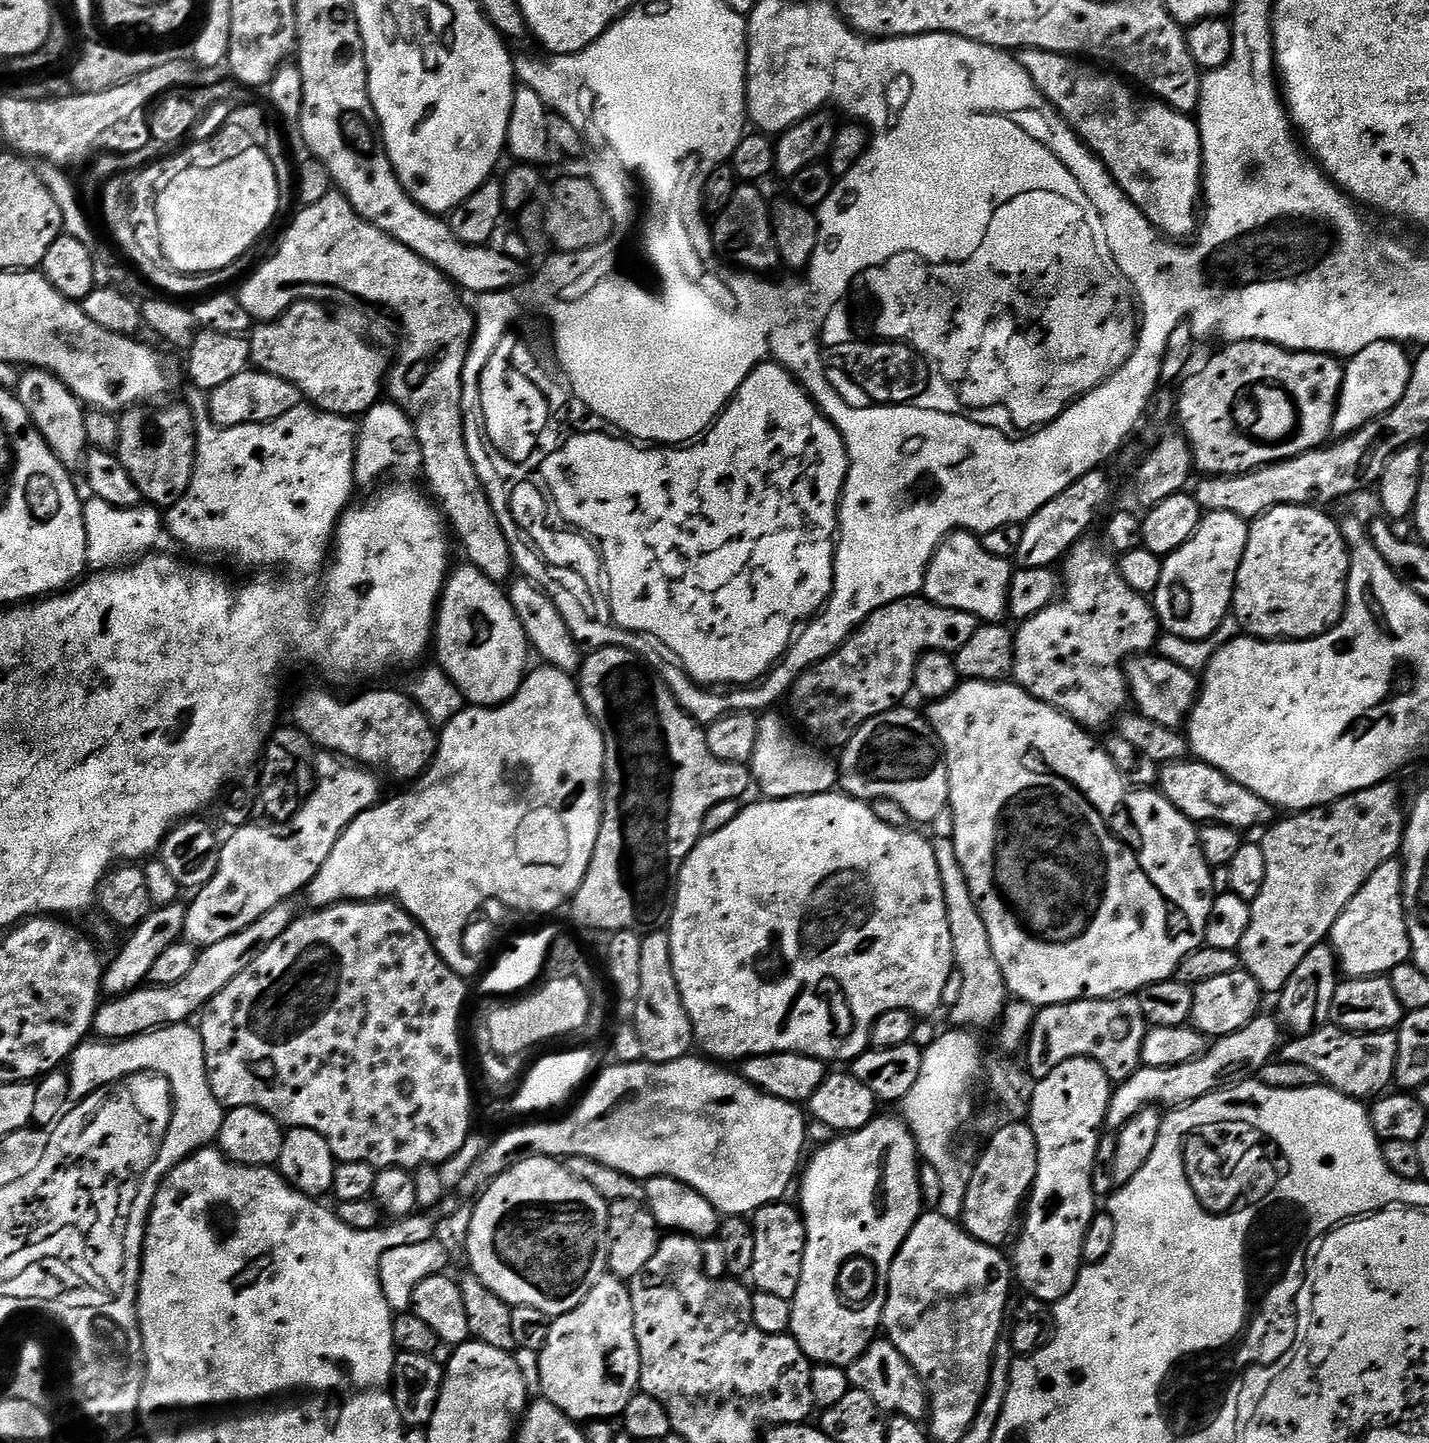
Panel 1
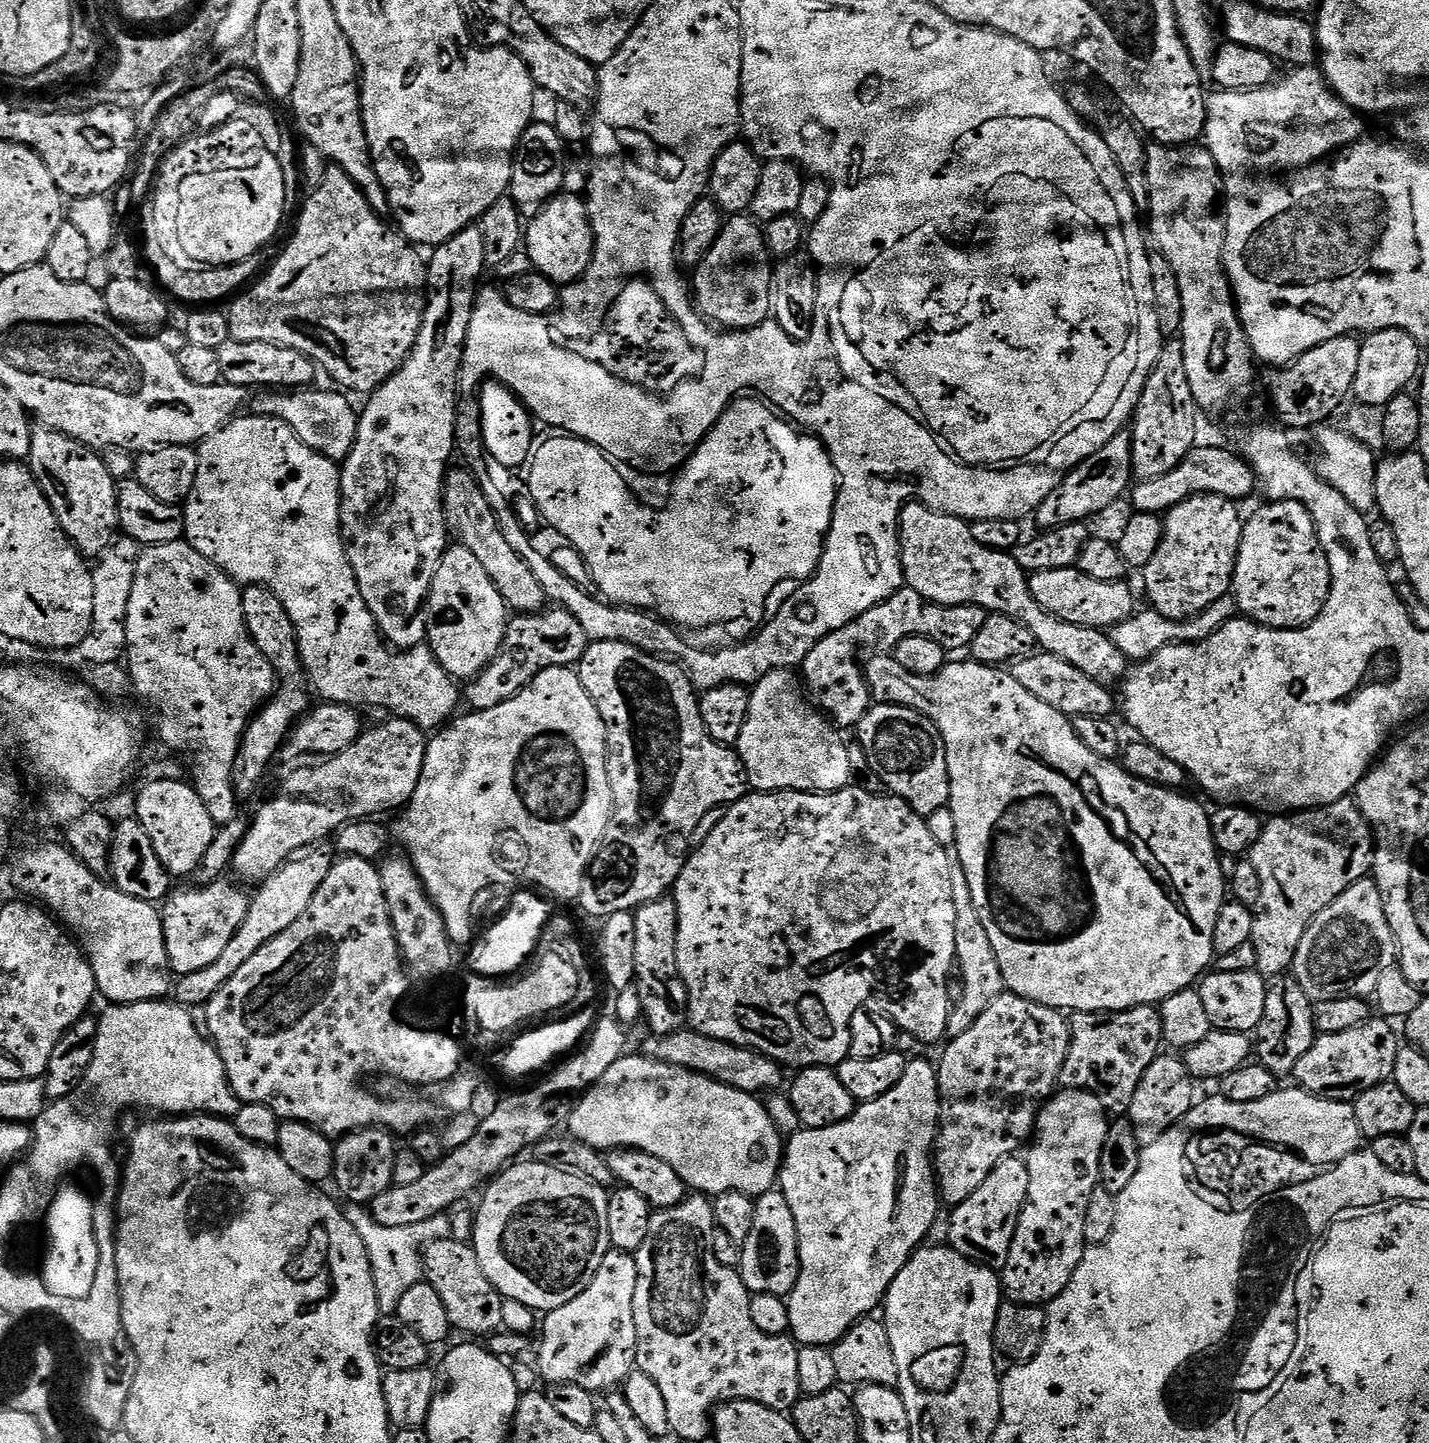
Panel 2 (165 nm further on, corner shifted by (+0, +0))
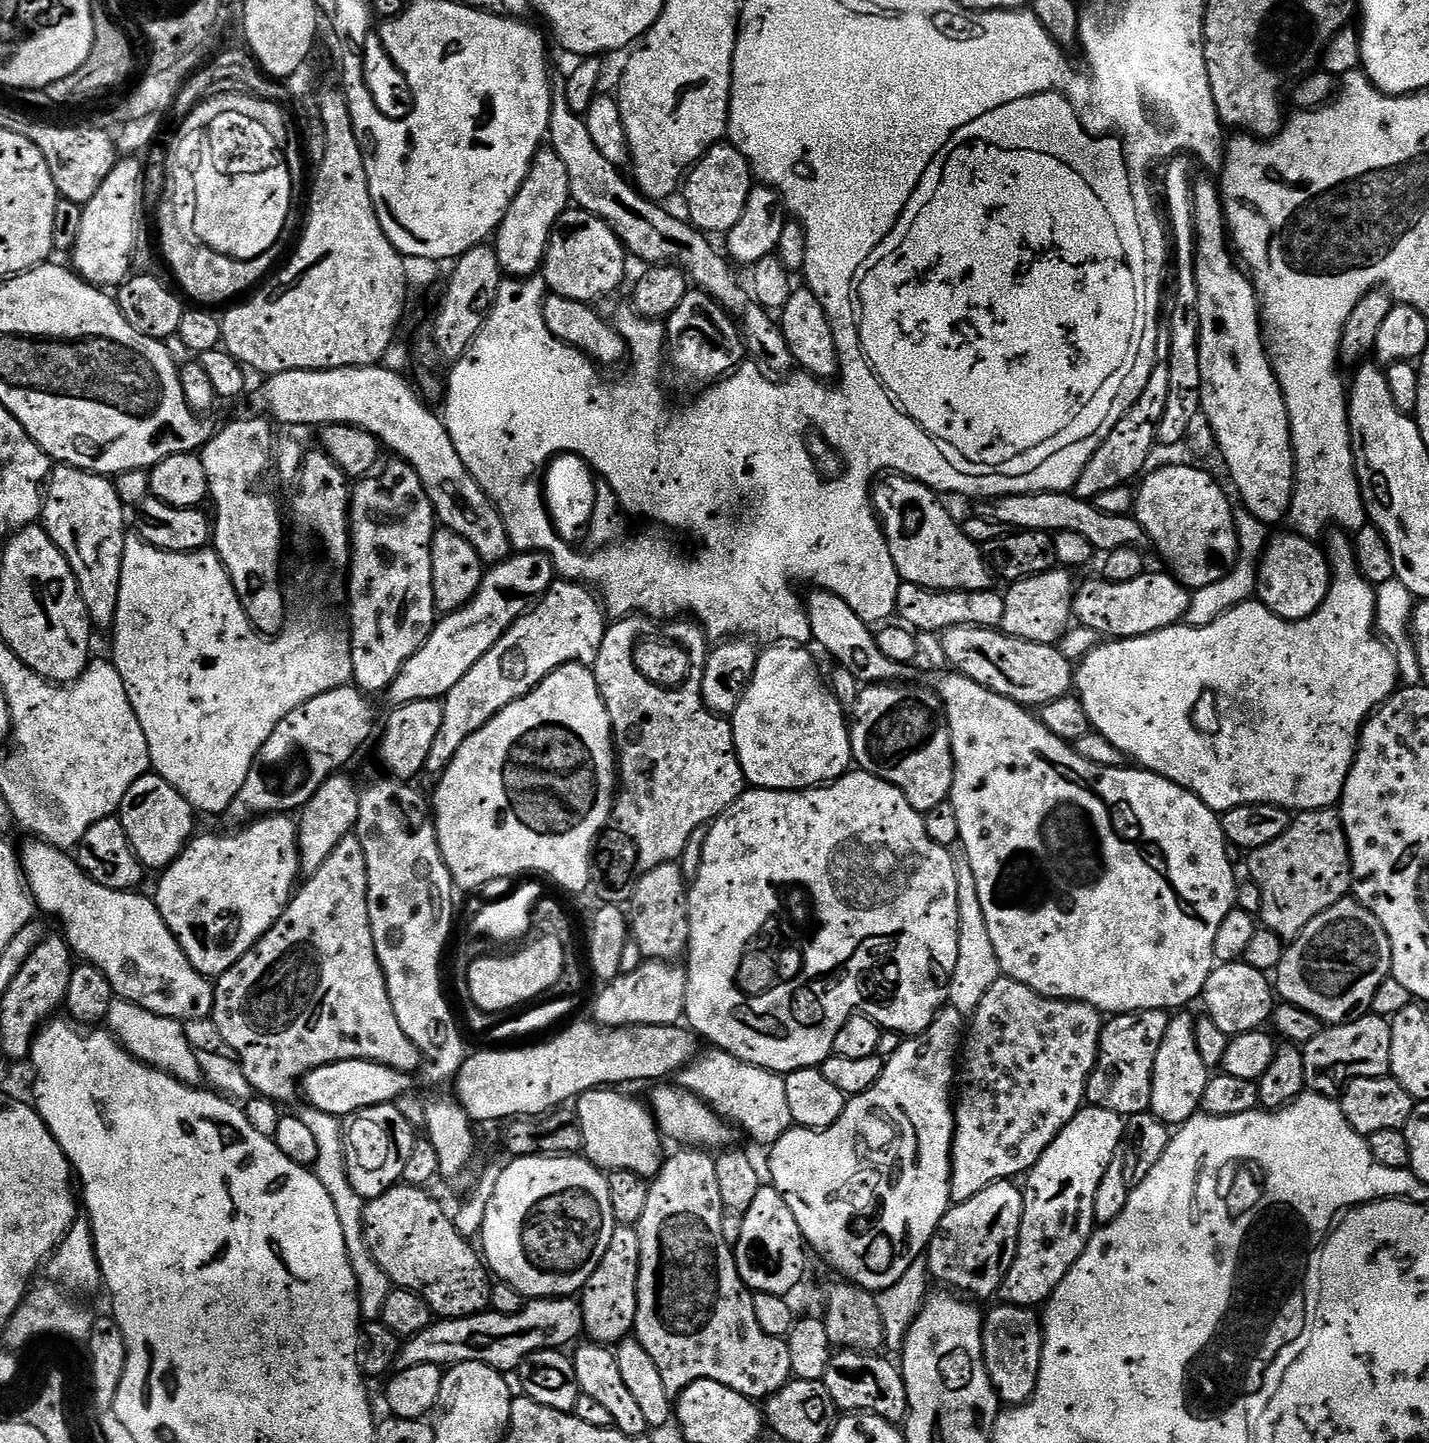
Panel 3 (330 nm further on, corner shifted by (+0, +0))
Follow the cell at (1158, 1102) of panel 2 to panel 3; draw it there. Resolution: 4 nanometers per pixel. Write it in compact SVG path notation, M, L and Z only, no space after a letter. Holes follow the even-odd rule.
M1180 1010L1169 1019L1166 1026L1166 1038L1162 1038L1162 1046L1158 1050L1158 1058L1154 1058L1154 1078L1152 1079L1152 1106L1150 1111L1157 1116L1163 1124L1179 1126L1192 1116L1200 1112L1202 1093L1206 1090L1206 1082L1210 1079L1210 1070L1202 1062L1196 1045L1195 1015L1191 1016L1188 1010Z

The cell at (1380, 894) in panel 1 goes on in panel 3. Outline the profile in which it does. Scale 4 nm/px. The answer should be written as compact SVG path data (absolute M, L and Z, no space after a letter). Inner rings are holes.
M1345 898L1322 910L1322 914L1314 917L1306 930L1285 947L1282 962L1274 973L1274 992L1283 1003L1314 1014L1321 1025L1347 1024L1353 1017L1371 1013L1374 993L1391 974L1392 947L1390 938L1386 938L1386 930L1382 930L1382 922L1378 922L1378 918L1374 918L1374 914L1354 898Z

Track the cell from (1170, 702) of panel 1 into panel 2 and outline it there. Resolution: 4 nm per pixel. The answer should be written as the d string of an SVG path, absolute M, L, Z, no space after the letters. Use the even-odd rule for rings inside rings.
M909 502L900 512L900 561L904 567L904 582L922 598L942 606L978 606L989 614L1009 616L1034 634L1037 645L1043 651L1062 658L1062 662L1070 662L1070 666L1078 666L1086 678L1094 678L1106 690L1116 679L1119 681L1126 672L1124 655L1114 646L1111 635L1107 631L1086 626L1074 626L1070 622L1062 622L1062 618L1054 618L1054 614L1044 612L1038 602L1034 602L1034 594L1030 594L1028 576L1020 568L1012 554L995 552L979 542L974 542L972 525L961 520L959 516L947 516L944 512L934 512L925 504Z

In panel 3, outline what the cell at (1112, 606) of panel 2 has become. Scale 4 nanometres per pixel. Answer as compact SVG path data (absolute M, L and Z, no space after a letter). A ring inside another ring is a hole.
M1146 570L1134 578L1134 582L1110 582L1097 578L1081 583L1072 603L1073 617L1080 624L1090 626L1090 630L1098 630L1101 637L1118 640L1133 640L1173 628L1187 617L1192 606L1192 592L1175 576L1164 572Z

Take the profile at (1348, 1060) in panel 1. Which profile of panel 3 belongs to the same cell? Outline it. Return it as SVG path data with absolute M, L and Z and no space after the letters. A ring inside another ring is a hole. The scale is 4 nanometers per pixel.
M1371 1014L1355 1017L1347 1024L1325 1027L1318 1038L1302 1048L1307 1087L1323 1096L1335 1097L1351 1080L1389 1075L1391 1033L1391 1023L1385 1017Z

